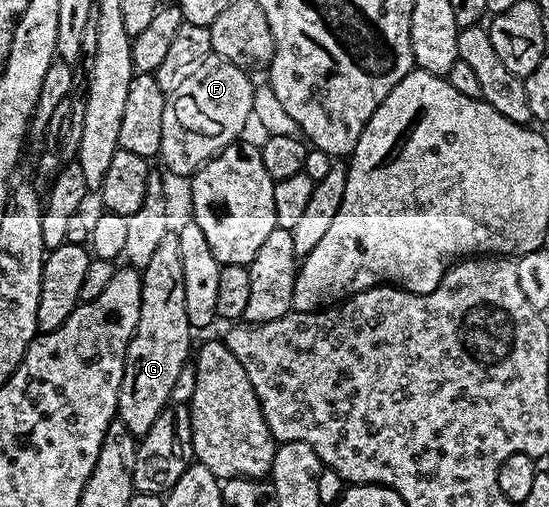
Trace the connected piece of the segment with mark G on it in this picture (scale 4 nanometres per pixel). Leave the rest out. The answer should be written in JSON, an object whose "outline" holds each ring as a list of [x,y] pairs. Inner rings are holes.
{"outline":[[[168,233],[164,241],[160,241],[152,261],[141,268],[140,274],[140,321],[126,350],[117,413],[120,422],[136,437],[146,435],[156,422],[156,417],[160,417],[160,413],[168,406],[172,385],[176,385],[192,355],[192,328],[188,321],[188,309],[184,309],[184,261],[180,261],[180,241],[177,234]]]}

